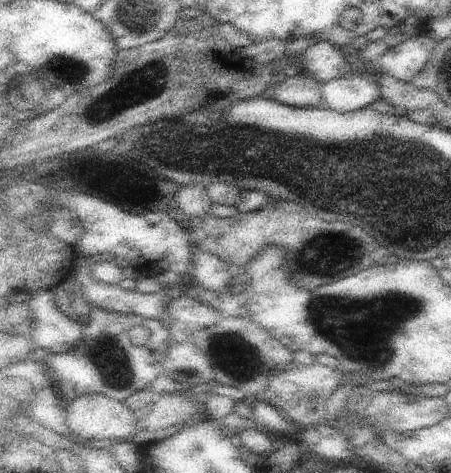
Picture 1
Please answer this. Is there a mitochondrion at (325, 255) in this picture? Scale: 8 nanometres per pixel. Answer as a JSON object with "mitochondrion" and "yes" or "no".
{"mitochondrion":"yes"}

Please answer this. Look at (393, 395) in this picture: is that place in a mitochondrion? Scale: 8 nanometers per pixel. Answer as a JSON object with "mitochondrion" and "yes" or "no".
{"mitochondrion":"no"}

